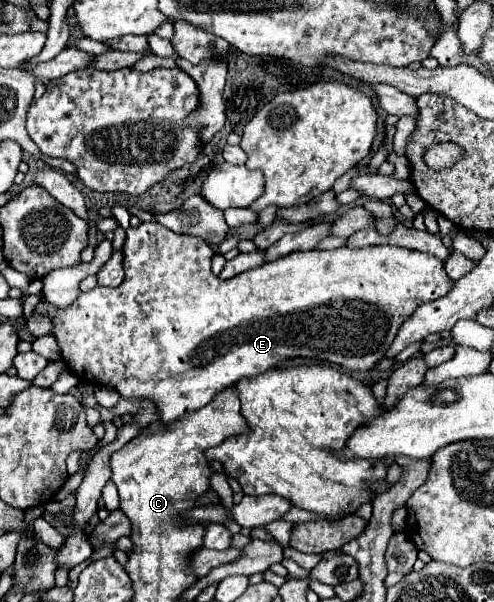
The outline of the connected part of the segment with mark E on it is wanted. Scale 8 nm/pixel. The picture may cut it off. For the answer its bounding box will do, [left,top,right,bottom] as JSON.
[35,223,453,423]

